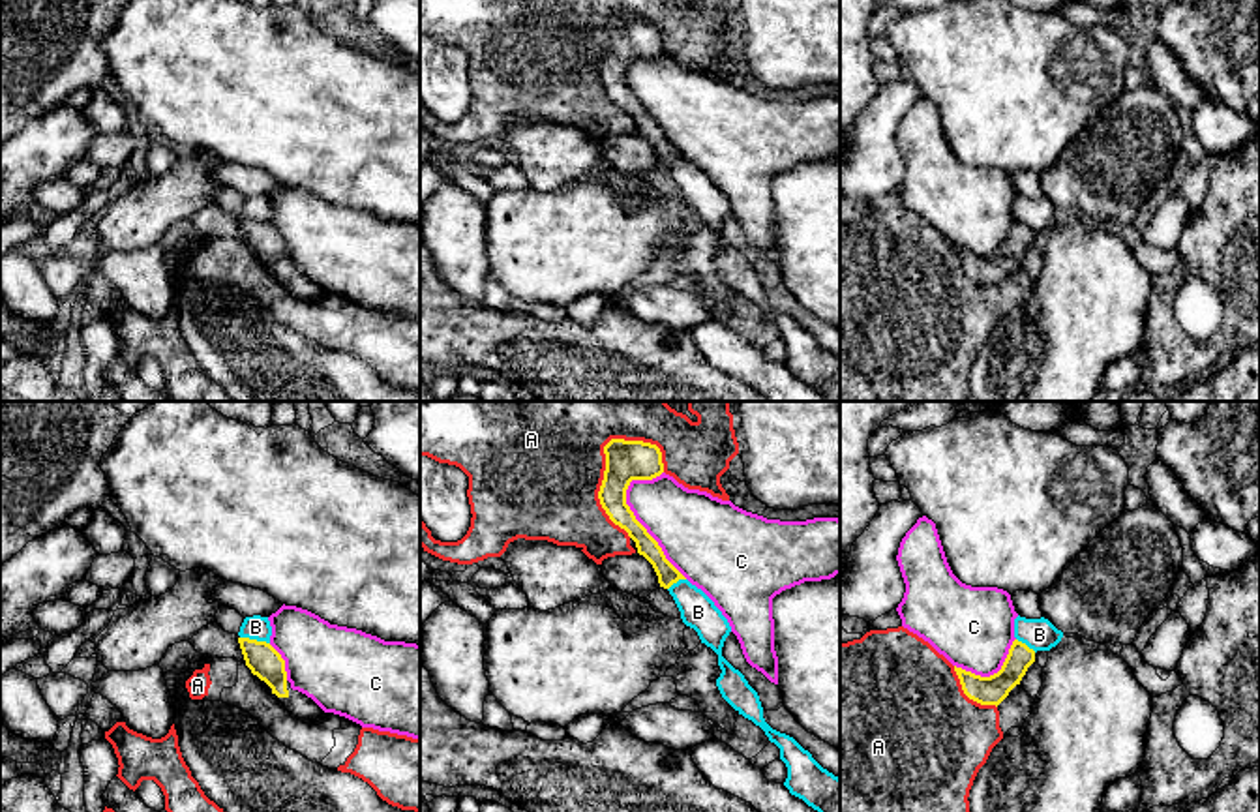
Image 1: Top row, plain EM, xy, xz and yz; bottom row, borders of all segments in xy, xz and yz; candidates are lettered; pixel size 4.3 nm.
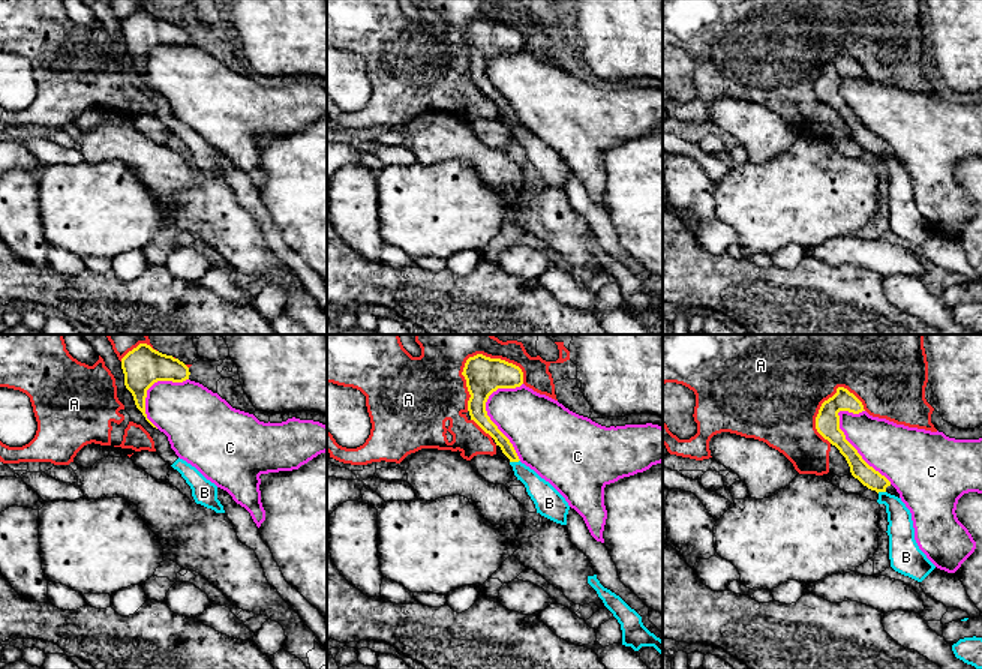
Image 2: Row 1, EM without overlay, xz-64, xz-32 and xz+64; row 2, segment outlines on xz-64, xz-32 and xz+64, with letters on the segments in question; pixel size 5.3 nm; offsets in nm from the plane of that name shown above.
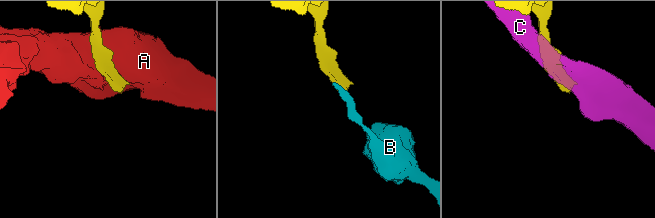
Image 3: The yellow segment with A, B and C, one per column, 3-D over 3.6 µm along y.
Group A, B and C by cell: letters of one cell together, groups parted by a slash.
A / B / C

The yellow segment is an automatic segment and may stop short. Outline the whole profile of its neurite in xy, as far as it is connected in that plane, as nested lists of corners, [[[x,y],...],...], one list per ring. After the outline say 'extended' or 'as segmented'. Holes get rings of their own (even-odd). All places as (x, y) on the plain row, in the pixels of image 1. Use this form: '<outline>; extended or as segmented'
[[[238,218],[238,223],[246,246],[253,255],[257,255],[272,268],[272,274],[279,278],[291,294],[306,300],[315,300],[324,293],[311,278],[291,268],[285,251],[285,240],[270,223],[249,218]]]; extended

